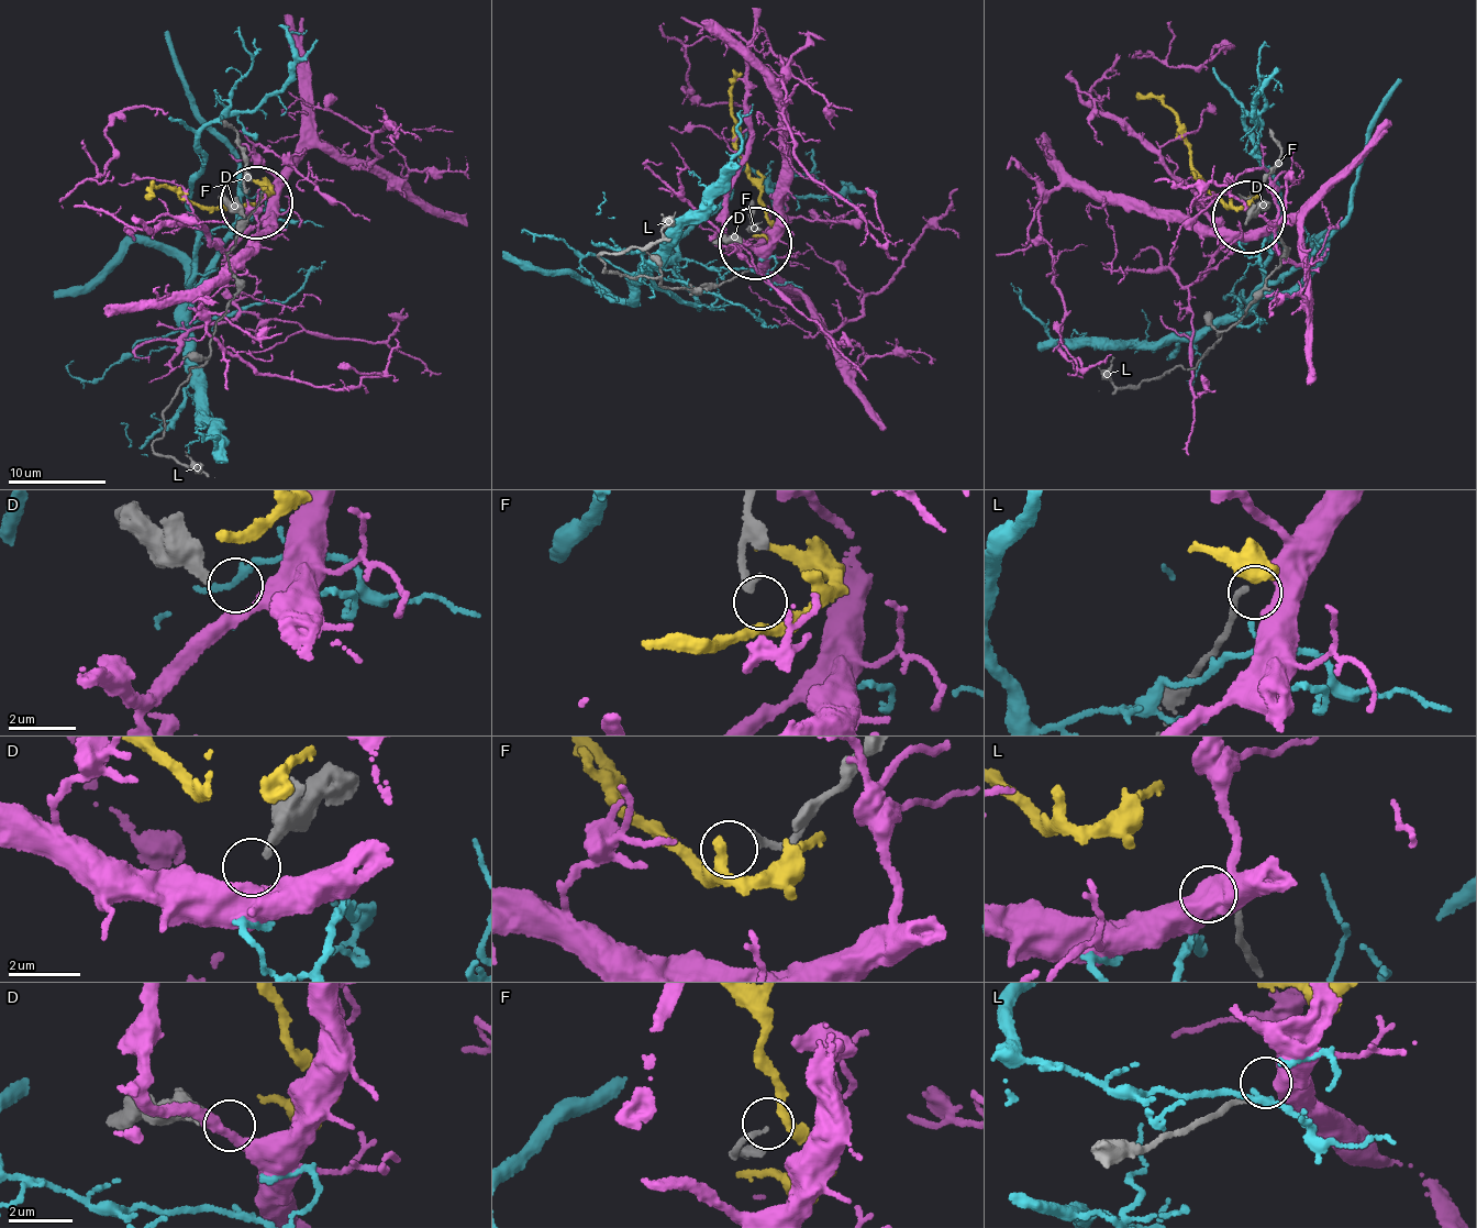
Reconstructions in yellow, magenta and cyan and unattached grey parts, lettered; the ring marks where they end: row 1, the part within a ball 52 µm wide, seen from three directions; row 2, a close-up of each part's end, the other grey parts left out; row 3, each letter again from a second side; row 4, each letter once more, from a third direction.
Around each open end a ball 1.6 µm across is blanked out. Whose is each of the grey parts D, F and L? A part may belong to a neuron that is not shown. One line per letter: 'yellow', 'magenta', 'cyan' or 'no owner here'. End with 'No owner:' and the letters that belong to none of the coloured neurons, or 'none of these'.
D: no owner here
F: no owner here
L: no owner here
No owner: D, F, L

